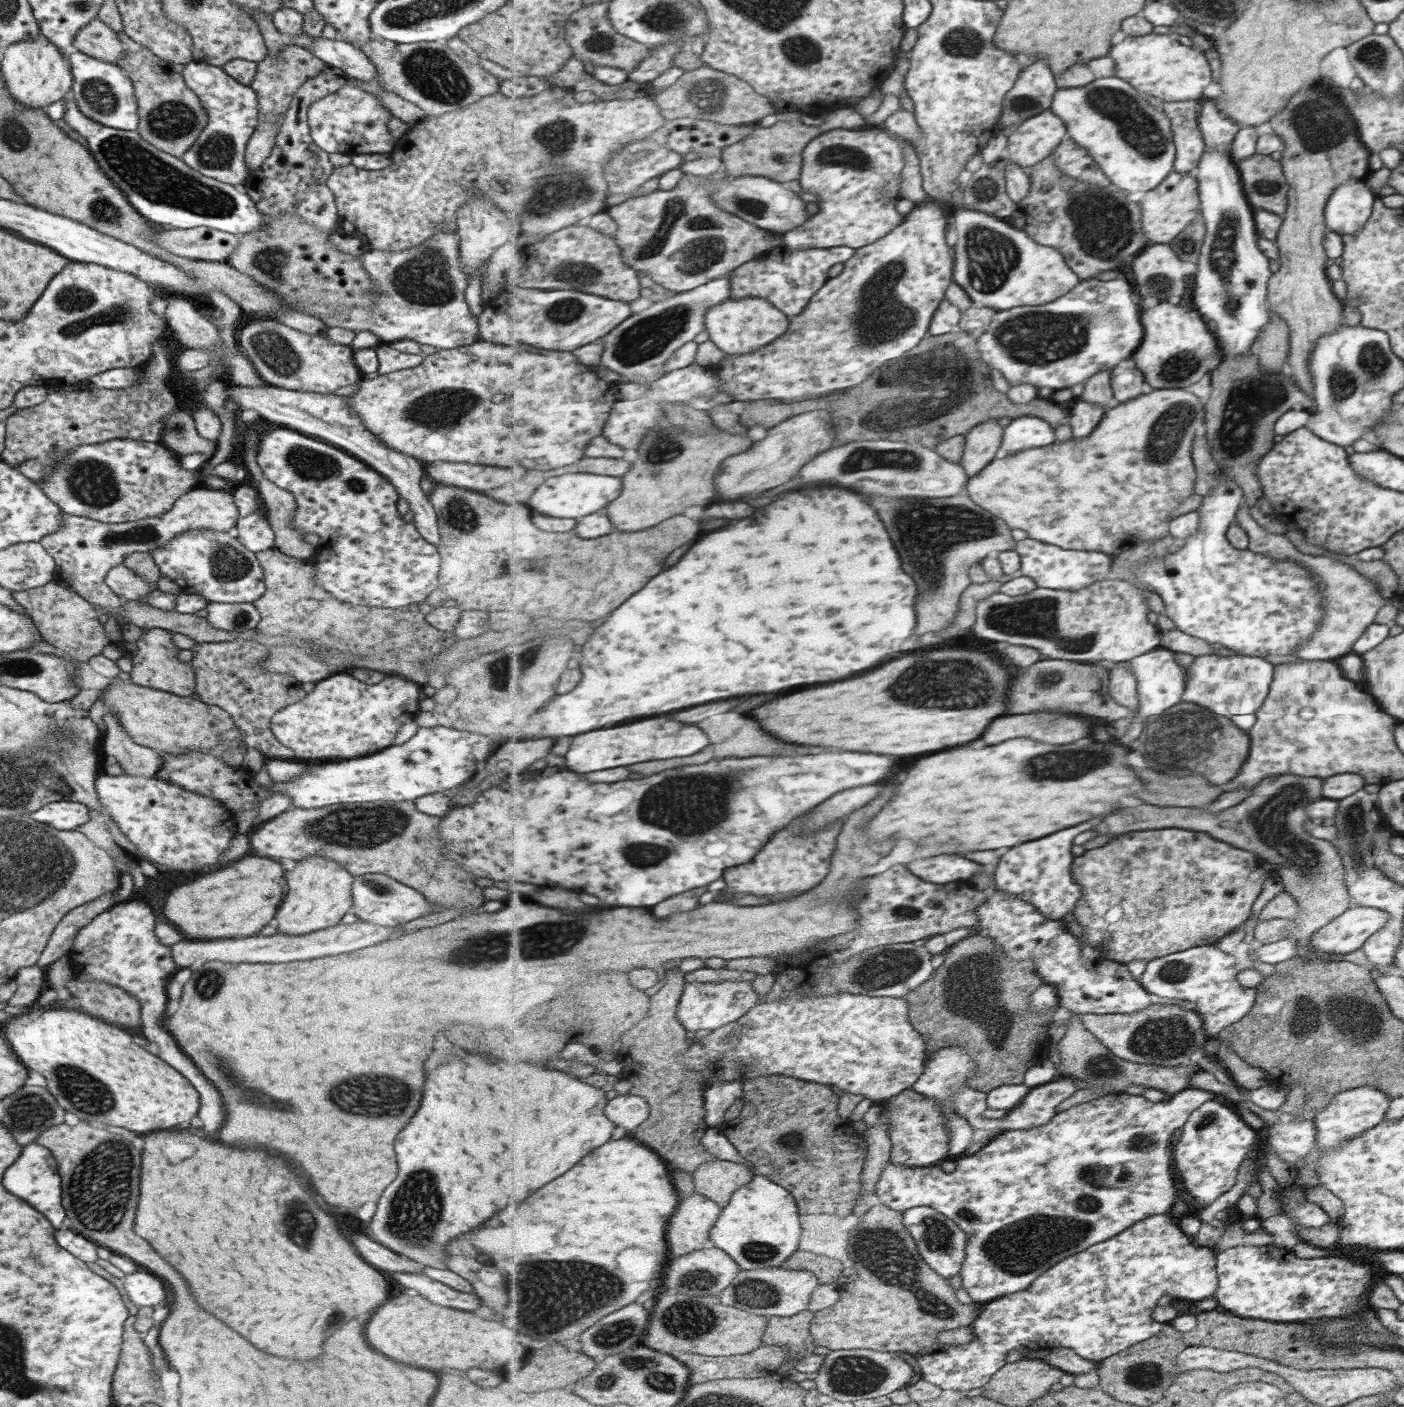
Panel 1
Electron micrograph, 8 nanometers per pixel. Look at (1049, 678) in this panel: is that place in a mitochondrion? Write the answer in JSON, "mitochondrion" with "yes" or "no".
{"mitochondrion":"yes"}

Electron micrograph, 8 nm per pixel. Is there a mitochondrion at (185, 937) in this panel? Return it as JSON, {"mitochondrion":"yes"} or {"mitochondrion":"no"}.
{"mitochondrion":"no"}

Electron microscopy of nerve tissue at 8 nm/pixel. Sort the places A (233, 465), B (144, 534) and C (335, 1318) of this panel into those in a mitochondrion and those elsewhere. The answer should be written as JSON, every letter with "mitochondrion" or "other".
{"A":"other","B":"mitochondrion","C":"other"}

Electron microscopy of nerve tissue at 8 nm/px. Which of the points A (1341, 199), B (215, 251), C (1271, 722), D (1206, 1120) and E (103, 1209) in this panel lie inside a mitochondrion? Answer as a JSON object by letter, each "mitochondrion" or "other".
{"A":"other","B":"other","C":"other","D":"mitochondrion","E":"mitochondrion"}

